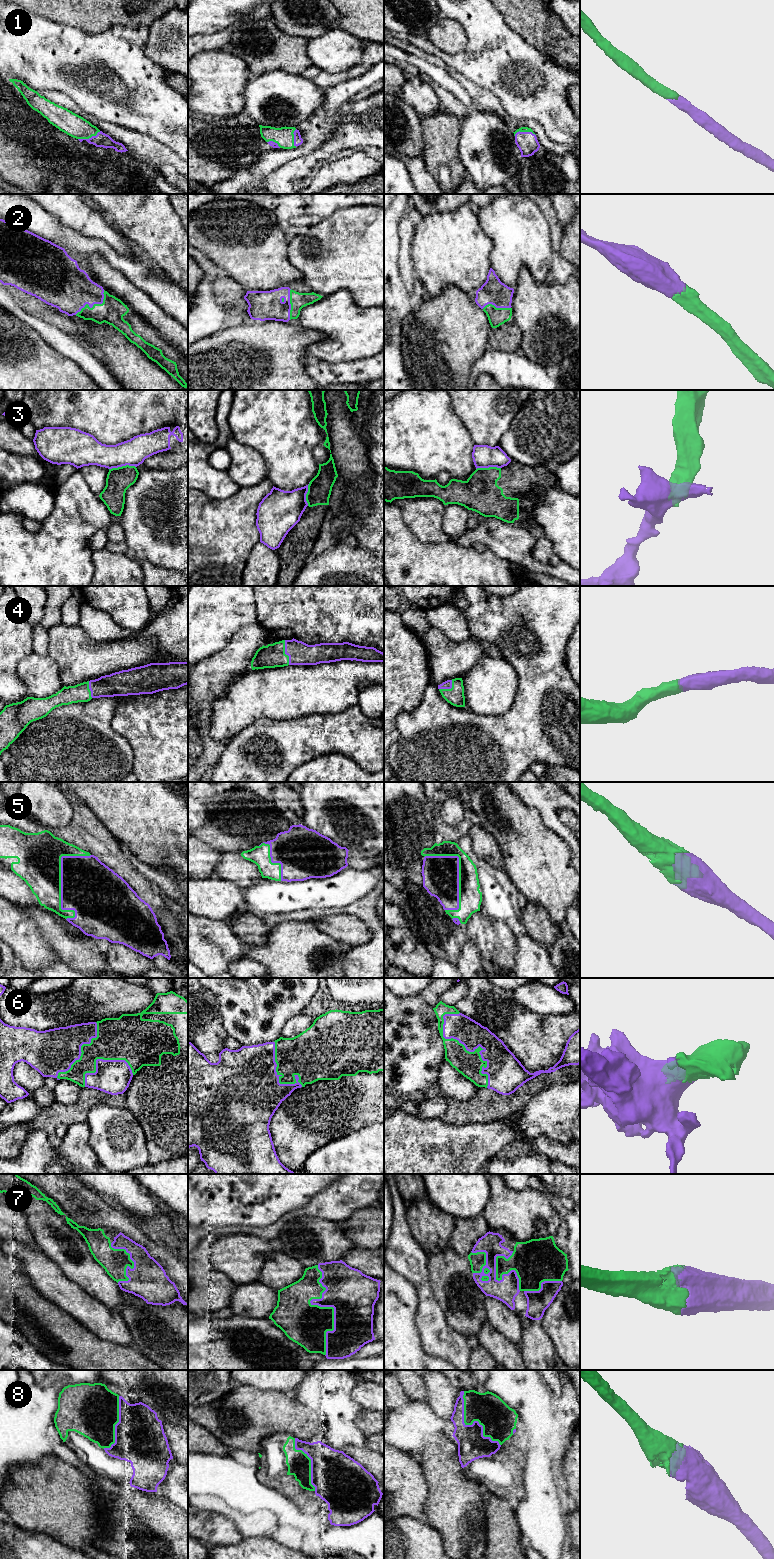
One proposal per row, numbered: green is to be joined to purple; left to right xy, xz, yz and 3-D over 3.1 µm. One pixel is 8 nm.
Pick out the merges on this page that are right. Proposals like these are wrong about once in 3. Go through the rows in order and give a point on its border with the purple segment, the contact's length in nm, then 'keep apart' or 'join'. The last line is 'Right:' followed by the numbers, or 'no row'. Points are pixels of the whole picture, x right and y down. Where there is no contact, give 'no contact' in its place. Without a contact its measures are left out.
1: meets purple in xy at (89, 138); contact 200 nm long; join
2: meets purple in xy at (94, 303); contact 300 nm long; join
3: meets purple in xy at (122, 465); contact 220 nm long; keep apart
4: meets purple in xz at (285, 652); contact 200 nm long; join
5: meets purple in xy at (61, 881); contact 550 nm long; join
6: meets purple in yz at (473, 1051); contact 700 nm long; join
7: meets purple in xz at (325, 1306); contact 750 nm long; join
8: meets purple in yz at (472, 1424); contact 550 nm long; join
Right: 1, 2, 4, 5, 6, 7, 8

